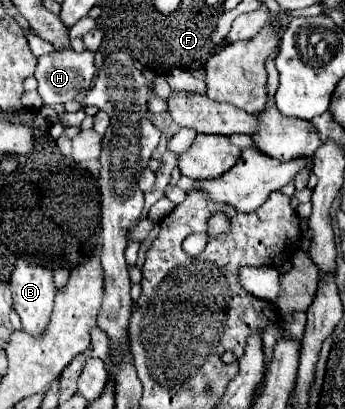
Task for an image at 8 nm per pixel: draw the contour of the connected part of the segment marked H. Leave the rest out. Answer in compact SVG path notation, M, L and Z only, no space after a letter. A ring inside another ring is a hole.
M72 48L56 50L48 56L38 58L38 66L34 72L38 80L38 94L48 106L62 106L64 102L74 100L76 96L84 96L94 82L96 76L96 66L94 66L94 52L84 50L84 52L74 52Z

